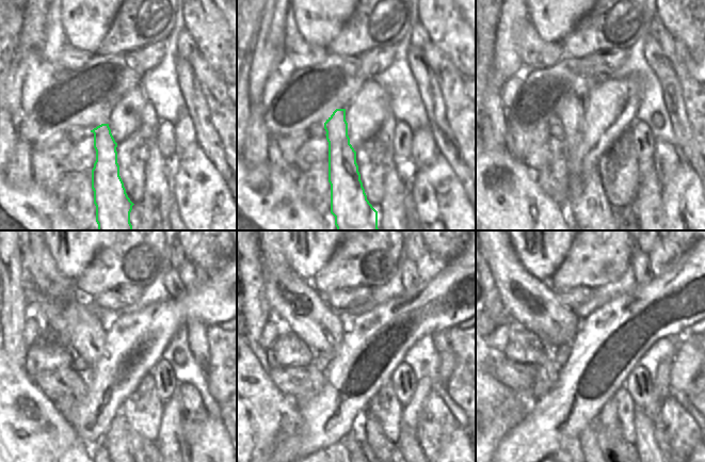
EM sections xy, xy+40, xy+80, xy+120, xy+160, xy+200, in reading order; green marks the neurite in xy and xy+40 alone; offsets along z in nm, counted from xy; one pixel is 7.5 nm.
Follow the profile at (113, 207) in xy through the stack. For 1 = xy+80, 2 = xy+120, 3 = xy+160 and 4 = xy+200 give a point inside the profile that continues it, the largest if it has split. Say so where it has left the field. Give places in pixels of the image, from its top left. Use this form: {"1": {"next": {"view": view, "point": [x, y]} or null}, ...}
{"1": {"next": {"view": "xy+80", "point": [590, 208]}}, "2": {"next": {"view": "xy+120", "point": [67, 313]}}, "3": {"next": {"view": "xy+160", "point": [294, 303]}}, "4": {"next": {"view": "xy+200", "point": [532, 303]}}}

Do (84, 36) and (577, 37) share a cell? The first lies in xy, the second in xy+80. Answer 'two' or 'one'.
two

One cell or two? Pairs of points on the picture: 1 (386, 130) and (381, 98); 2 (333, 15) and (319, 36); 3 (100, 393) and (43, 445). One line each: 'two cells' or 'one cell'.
1: two cells
2: one cell
3: two cells

